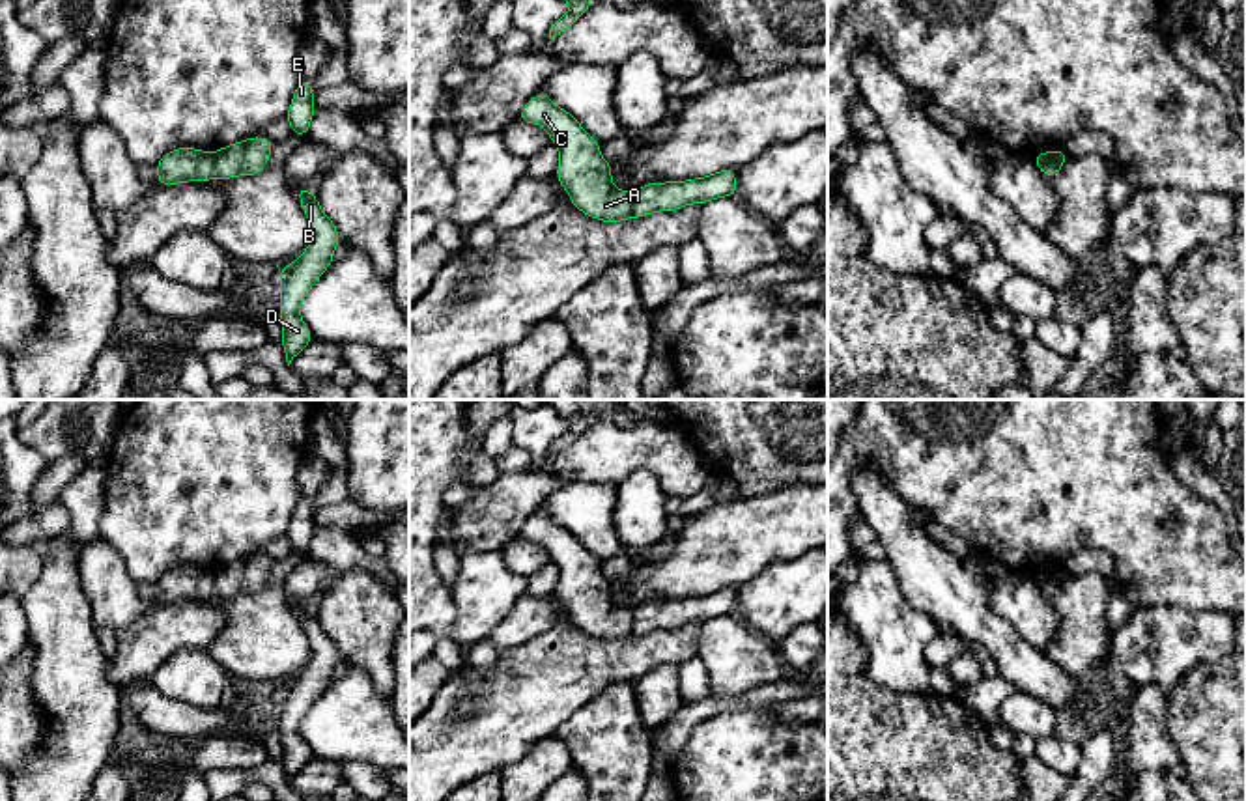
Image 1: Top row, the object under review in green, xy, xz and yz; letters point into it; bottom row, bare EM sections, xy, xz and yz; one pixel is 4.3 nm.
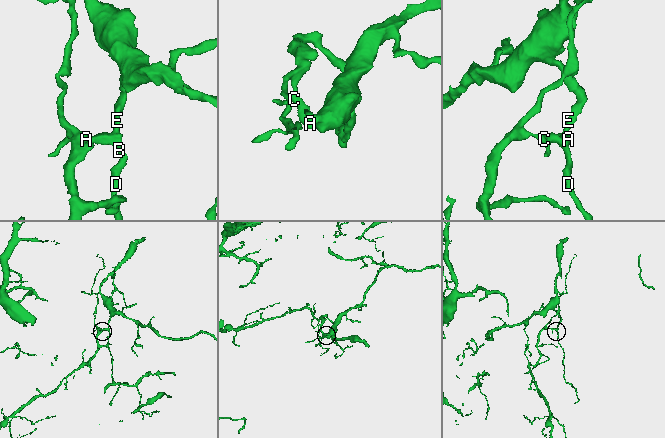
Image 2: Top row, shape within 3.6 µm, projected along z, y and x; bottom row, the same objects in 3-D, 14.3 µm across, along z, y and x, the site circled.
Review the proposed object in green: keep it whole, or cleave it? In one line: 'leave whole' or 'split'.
split

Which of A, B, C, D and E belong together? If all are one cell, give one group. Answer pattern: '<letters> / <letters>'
A C / B D E

